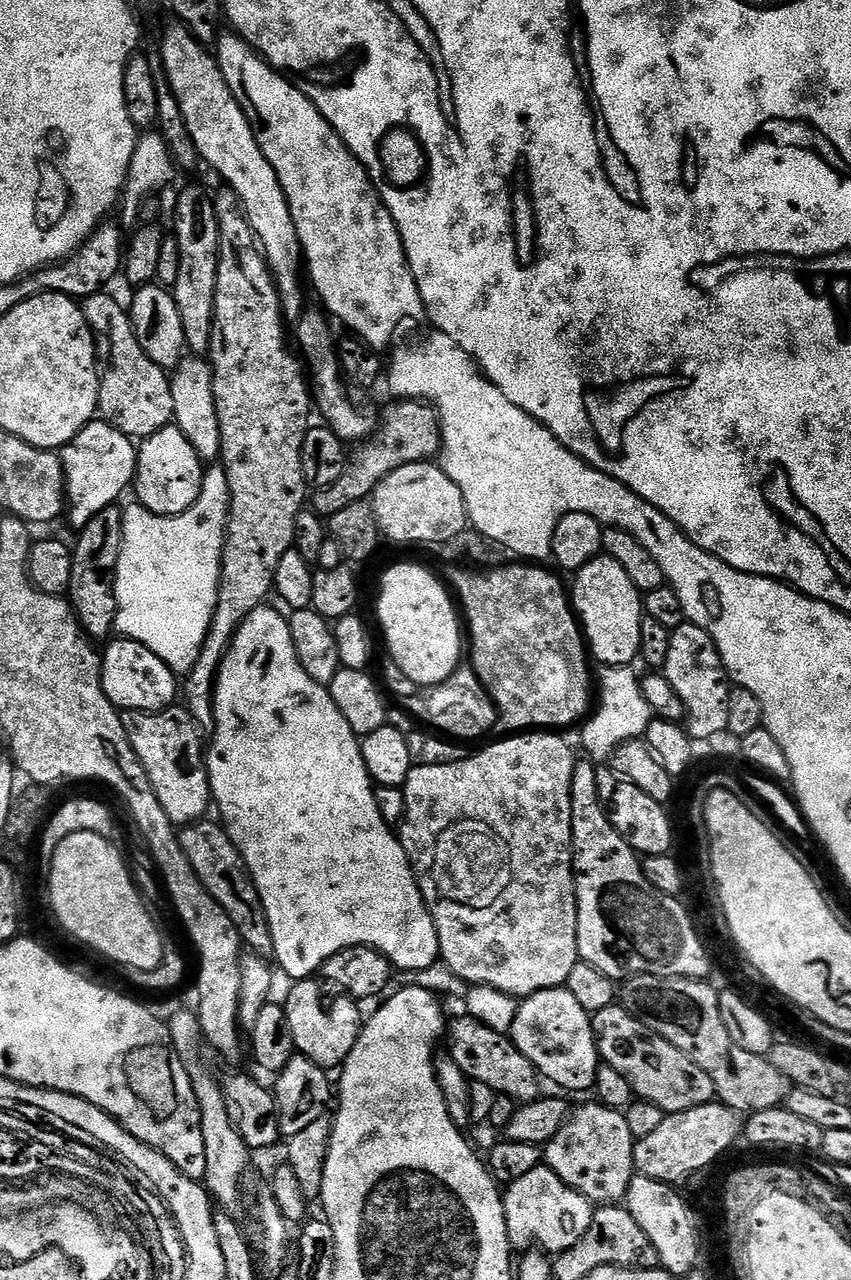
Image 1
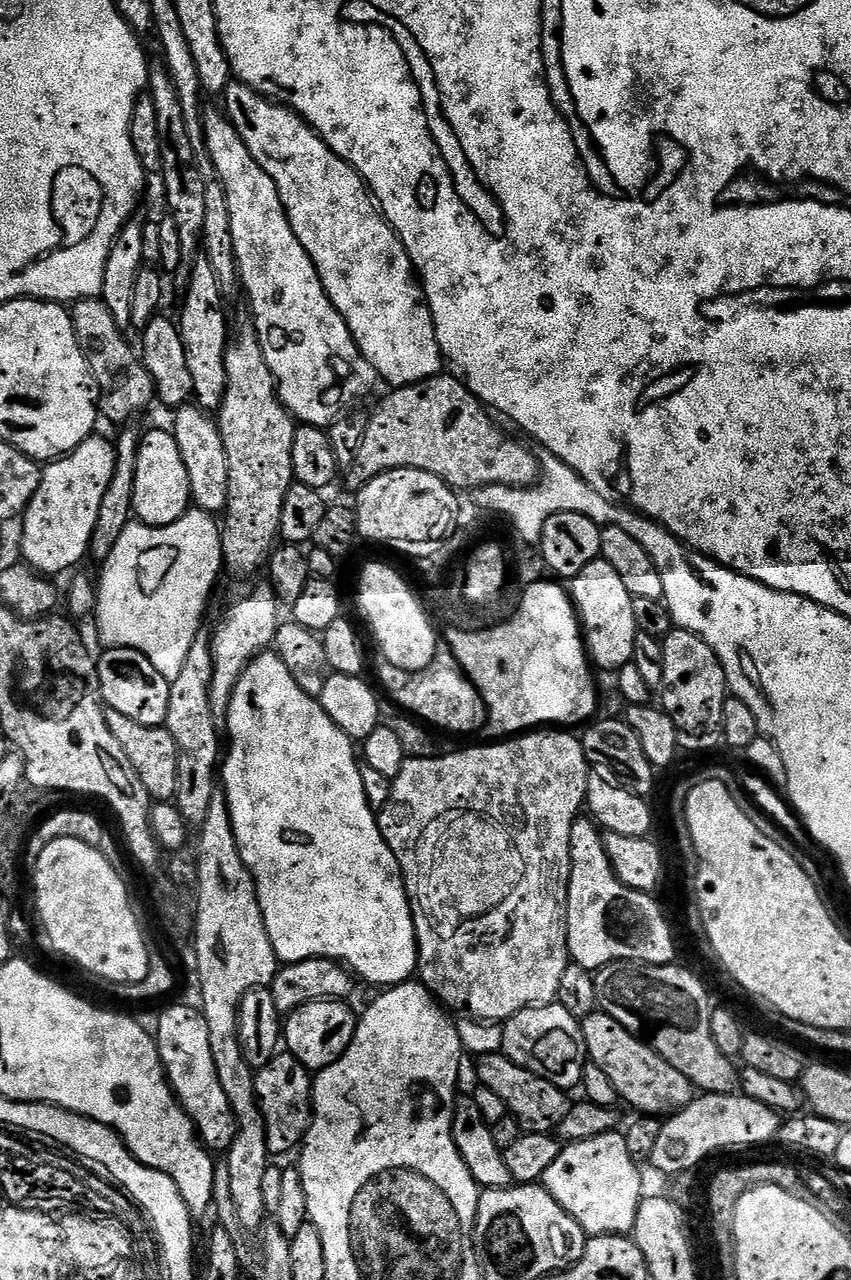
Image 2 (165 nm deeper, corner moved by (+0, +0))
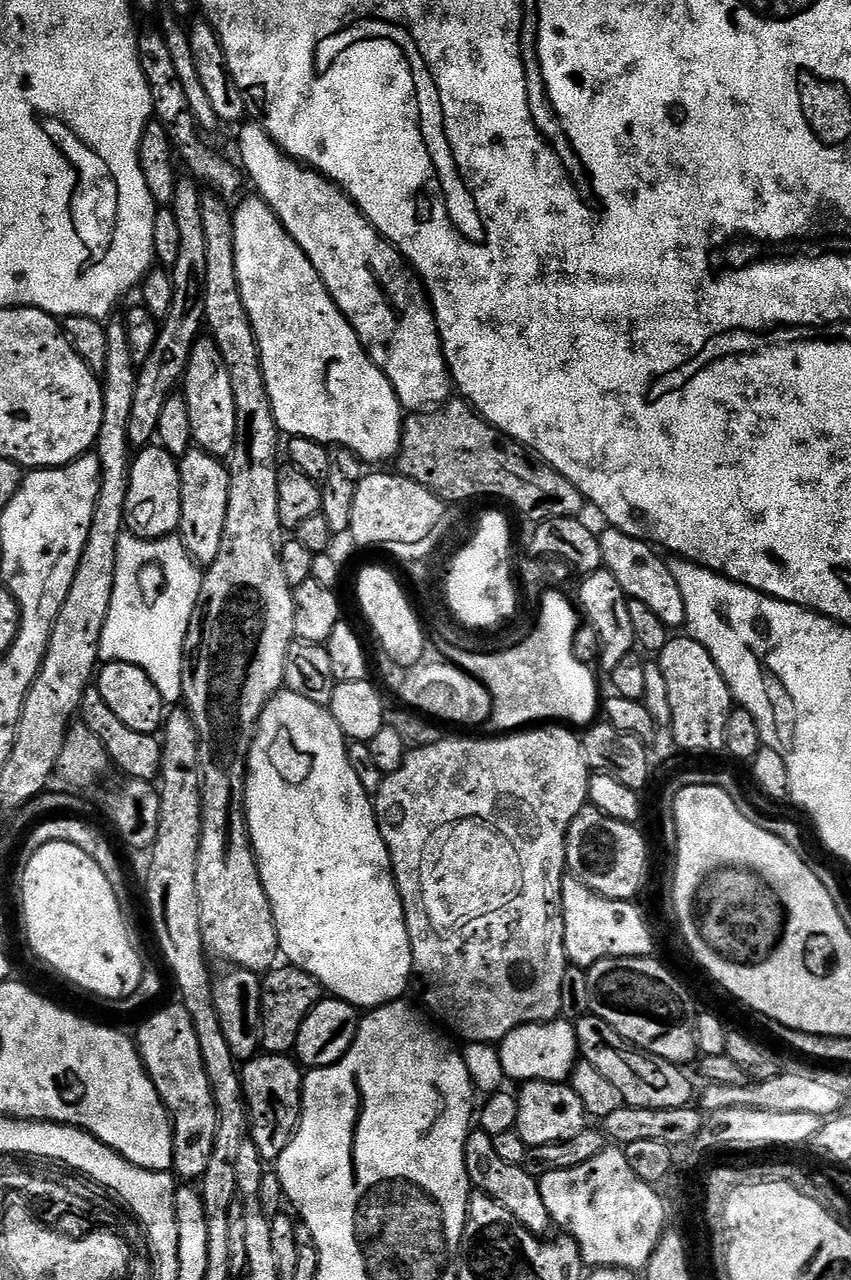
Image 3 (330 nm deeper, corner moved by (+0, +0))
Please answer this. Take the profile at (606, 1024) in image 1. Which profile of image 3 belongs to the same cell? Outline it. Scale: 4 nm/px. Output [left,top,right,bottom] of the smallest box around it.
[575,1014,692,1108]

